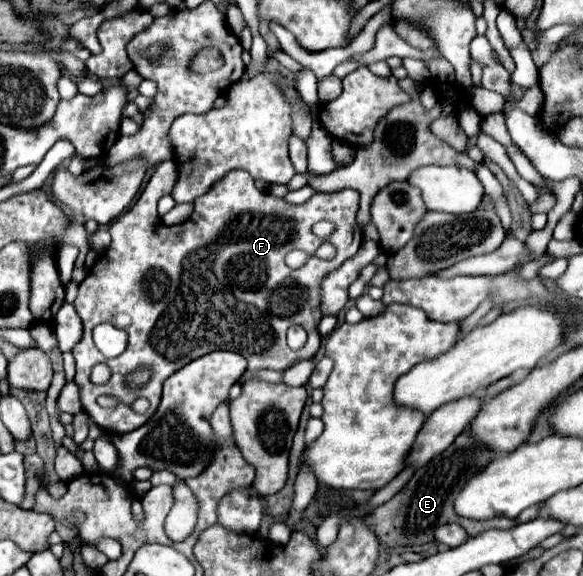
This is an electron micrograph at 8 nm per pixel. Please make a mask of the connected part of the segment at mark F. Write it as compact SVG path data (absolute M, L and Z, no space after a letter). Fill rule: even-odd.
M231 171L229 177L223 177L223 181L217 181L203 197L195 201L193 215L181 223L181 225L159 225L157 207L145 209L143 207L143 193L139 195L137 203L125 211L121 217L117 217L111 227L111 243L105 249L105 253L99 255L97 263L89 269L87 279L79 285L79 295L75 299L75 309L83 321L83 337L73 347L73 357L77 361L77 375L75 381L81 387L81 401L85 413L89 413L97 425L107 431L109 435L121 435L129 433L137 427L141 427L157 409L161 401L161 387L163 381L179 371L183 365L191 363L193 359L207 355L209 351L233 351L241 353L247 363L249 371L257 369L275 369L285 371L287 367L303 361L313 359L321 347L321 335L317 333L317 325L321 321L321 305L319 301L319 285L321 277L327 277L333 269L339 269L349 257L353 257L363 243L363 233L357 227L355 215L359 209L359 193L353 189L343 189L335 193L315 193L309 201L303 205L289 205L279 197L273 197L269 193L263 193L255 187L253 179L245 171ZM327 219L335 225L335 231L329 237L329 243L335 247L333 259L319 259L315 257L317 247L323 243L323 239L315 237L311 227ZM291 249L303 249L311 255L307 265L301 269L289 269L285 265L285 255ZM111 323L113 327L119 327L129 333L129 345L123 355L111 359L105 359L99 349L95 347L91 339L91 331L101 325ZM291 325L303 325L303 329L309 335L309 341L299 351L289 349L285 341L285 333ZM107 363L111 369L111 379L103 385L93 385L89 381L89 373L93 365ZM137 367L149 367L153 371L149 383L145 383L141 389L129 389L125 385L125 377L135 371ZM99 395L113 395L119 399L117 407L99 407L97 397ZM145 397L149 401L149 409L145 413L133 411L133 401Z

